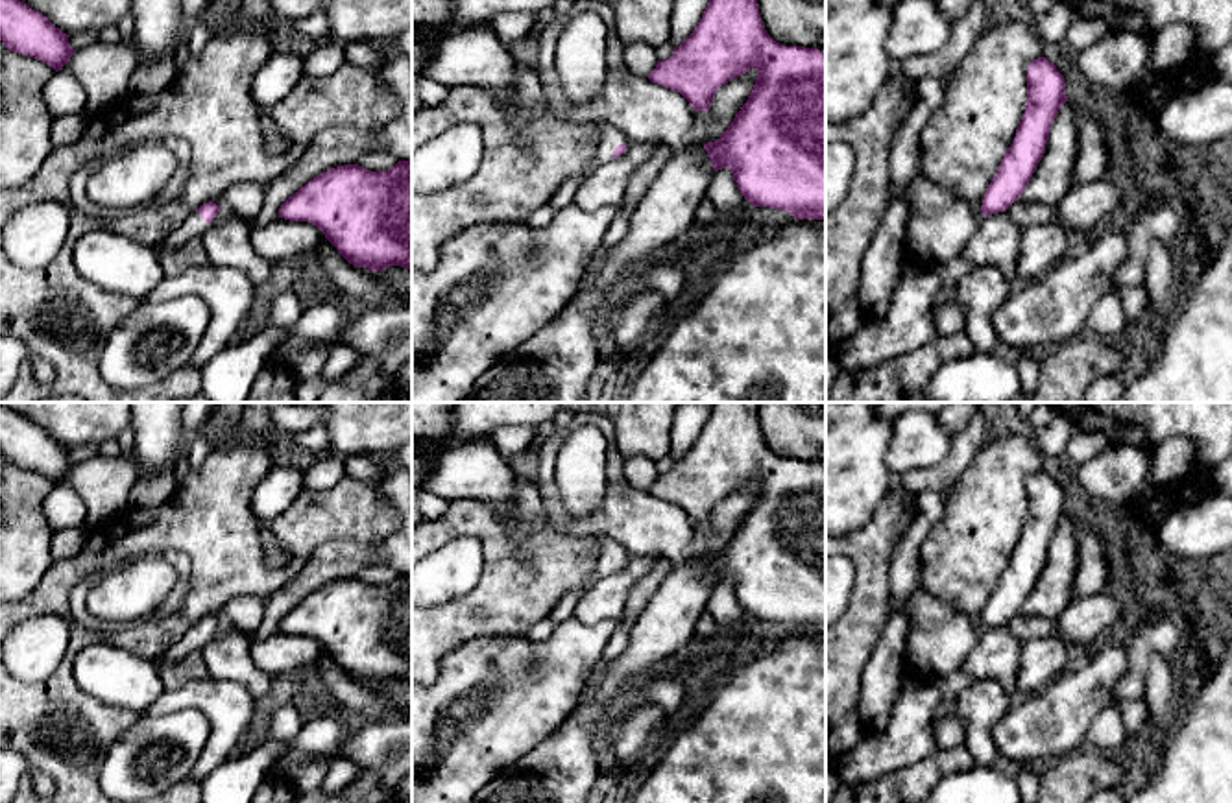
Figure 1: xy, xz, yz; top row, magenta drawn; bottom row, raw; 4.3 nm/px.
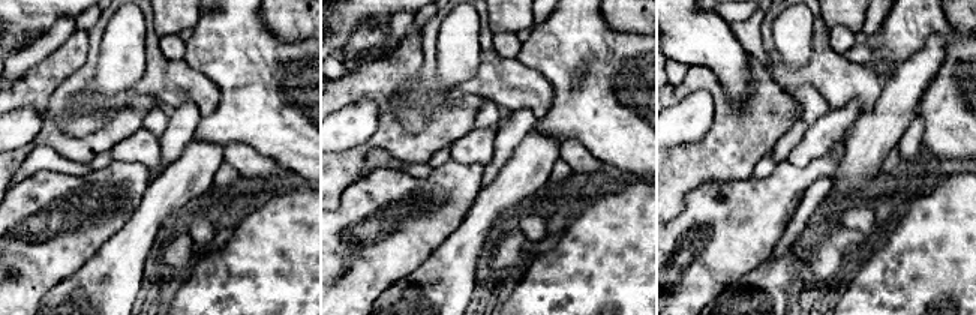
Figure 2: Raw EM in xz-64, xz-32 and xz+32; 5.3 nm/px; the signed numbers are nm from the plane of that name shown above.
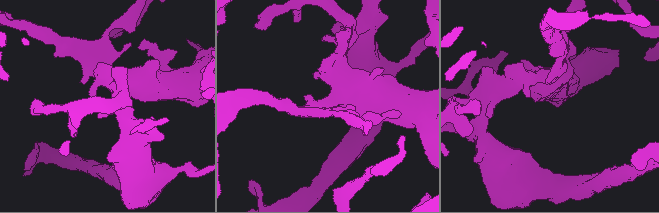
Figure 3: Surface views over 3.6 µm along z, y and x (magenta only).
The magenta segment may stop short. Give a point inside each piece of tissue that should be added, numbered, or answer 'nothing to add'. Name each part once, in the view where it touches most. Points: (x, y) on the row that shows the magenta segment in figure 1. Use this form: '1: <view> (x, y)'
1: xz (610, 137)

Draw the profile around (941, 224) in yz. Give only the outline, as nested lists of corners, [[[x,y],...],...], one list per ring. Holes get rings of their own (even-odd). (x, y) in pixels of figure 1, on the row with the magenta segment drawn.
[[[922,172],[894,198],[909,203],[903,260],[938,268],[957,257],[981,222],[981,209],[953,196]]]

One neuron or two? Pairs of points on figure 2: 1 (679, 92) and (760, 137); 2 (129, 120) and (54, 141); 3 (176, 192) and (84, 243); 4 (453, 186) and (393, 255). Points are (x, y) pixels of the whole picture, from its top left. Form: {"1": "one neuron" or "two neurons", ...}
{"1": "one neuron", "2": "one neuron", "3": "two neurons", "4": "one neuron"}

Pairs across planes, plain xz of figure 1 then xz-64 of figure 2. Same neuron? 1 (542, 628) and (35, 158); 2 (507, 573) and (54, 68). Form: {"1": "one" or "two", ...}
{"1": "one", "2": "one"}

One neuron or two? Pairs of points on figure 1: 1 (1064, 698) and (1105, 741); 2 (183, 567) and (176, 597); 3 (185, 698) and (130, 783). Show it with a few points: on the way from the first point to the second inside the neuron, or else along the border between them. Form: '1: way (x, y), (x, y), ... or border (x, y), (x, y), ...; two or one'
1: border (1118, 704), (1109, 704), (1098, 715), (1085, 741); two
2: way (183, 575), (180, 589); one
3: border (146, 713), (196, 707), (211, 735); two

